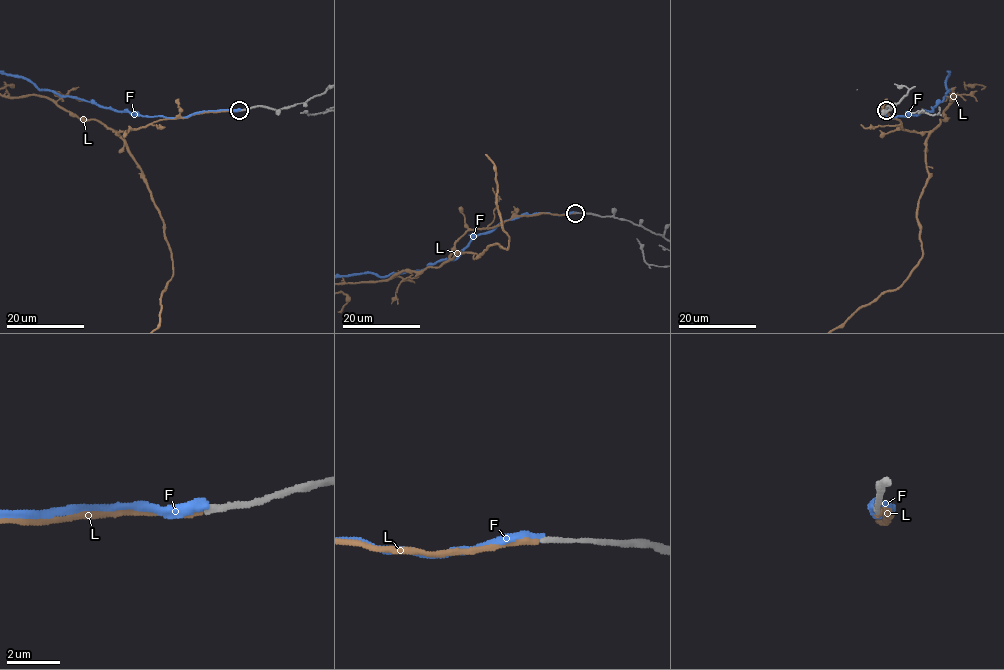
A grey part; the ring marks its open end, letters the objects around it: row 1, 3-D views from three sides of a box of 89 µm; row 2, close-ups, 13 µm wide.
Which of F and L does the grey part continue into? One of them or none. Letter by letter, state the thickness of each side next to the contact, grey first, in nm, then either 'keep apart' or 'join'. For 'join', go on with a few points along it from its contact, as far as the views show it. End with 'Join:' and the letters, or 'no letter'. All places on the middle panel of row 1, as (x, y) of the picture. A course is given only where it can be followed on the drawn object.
F: calibres 220 and 360 nm; keep apart
L: calibres 200 and 240 nm; join
Join: L

